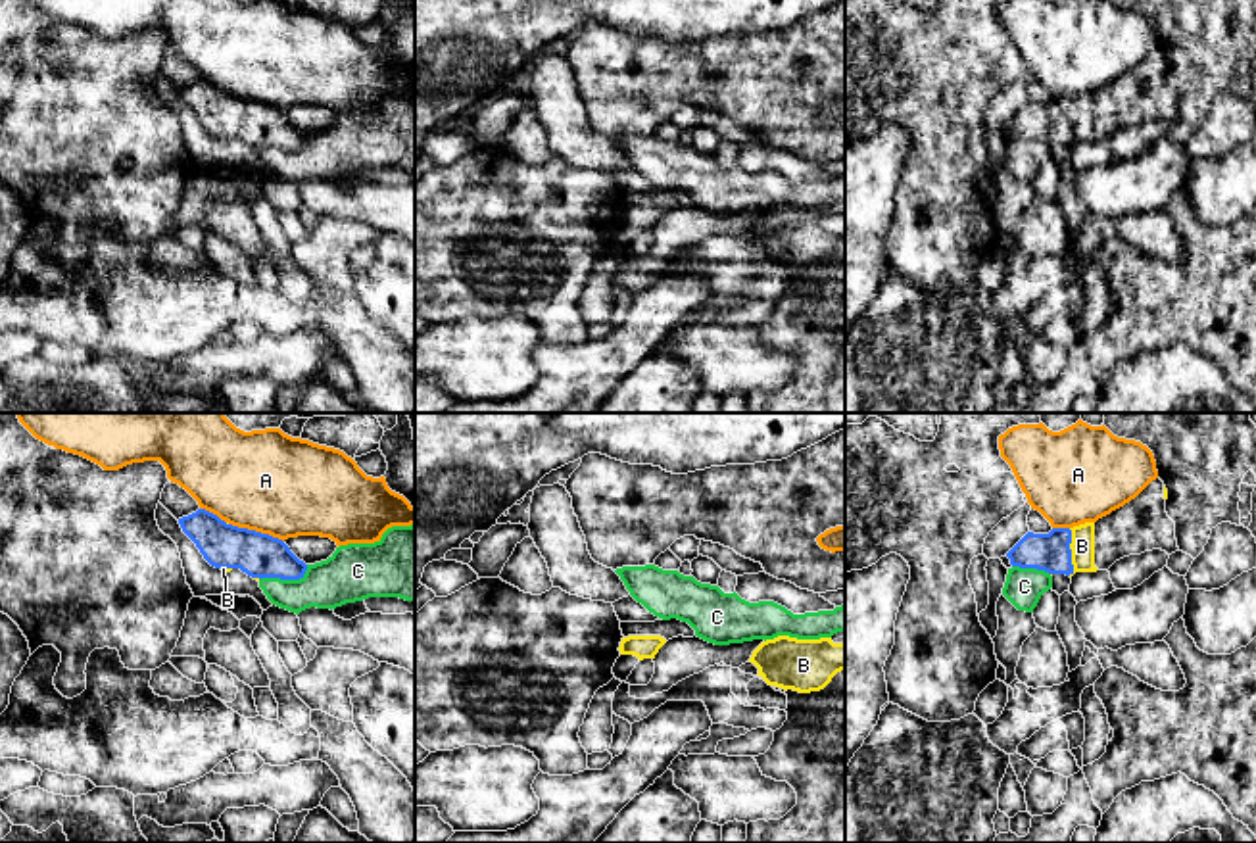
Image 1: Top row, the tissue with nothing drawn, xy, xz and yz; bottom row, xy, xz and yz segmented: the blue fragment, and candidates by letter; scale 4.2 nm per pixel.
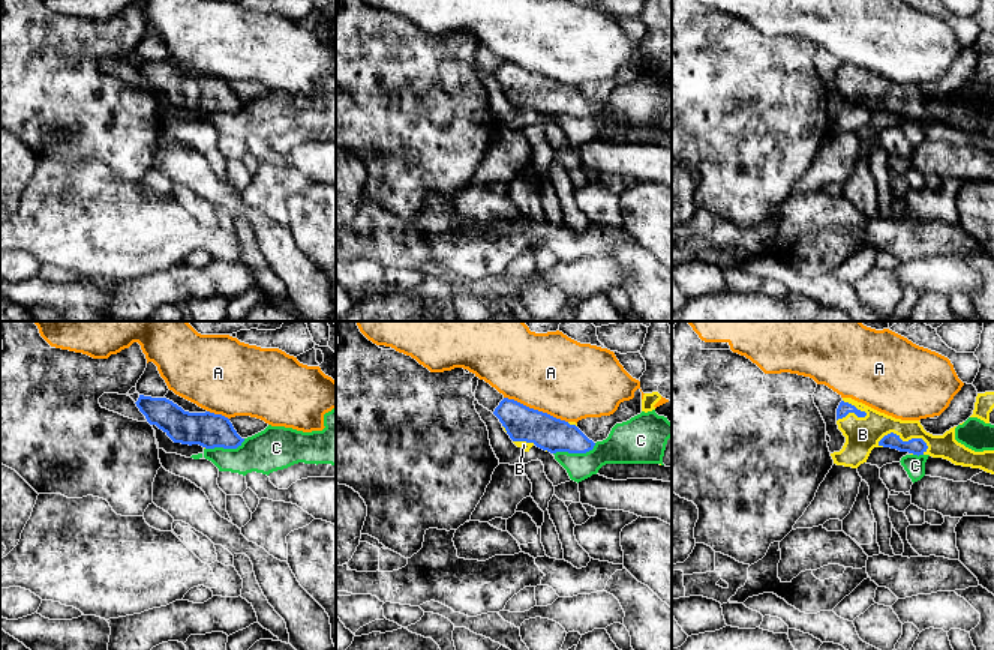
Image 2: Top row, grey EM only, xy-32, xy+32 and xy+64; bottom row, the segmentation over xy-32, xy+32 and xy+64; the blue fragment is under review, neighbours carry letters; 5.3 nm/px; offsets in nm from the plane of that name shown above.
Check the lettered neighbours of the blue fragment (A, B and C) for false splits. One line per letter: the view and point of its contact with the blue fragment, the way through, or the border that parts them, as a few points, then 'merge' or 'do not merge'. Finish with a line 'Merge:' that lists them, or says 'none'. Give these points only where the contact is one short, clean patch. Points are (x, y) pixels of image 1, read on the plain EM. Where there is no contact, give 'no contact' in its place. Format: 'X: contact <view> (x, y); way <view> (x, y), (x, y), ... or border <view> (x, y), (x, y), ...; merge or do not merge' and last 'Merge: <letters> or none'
A: contact xy (254, 100); border xy (229, 93), (267, 102), (283, 112); do not merge
B: contact yz (1070, 121); merge
C: contact xy (285, 148); do not merge
Merge: B

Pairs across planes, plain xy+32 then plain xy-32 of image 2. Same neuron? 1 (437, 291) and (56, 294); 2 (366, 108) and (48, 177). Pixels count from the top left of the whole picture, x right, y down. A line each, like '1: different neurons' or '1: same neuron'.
1: same neuron
2: different neurons

